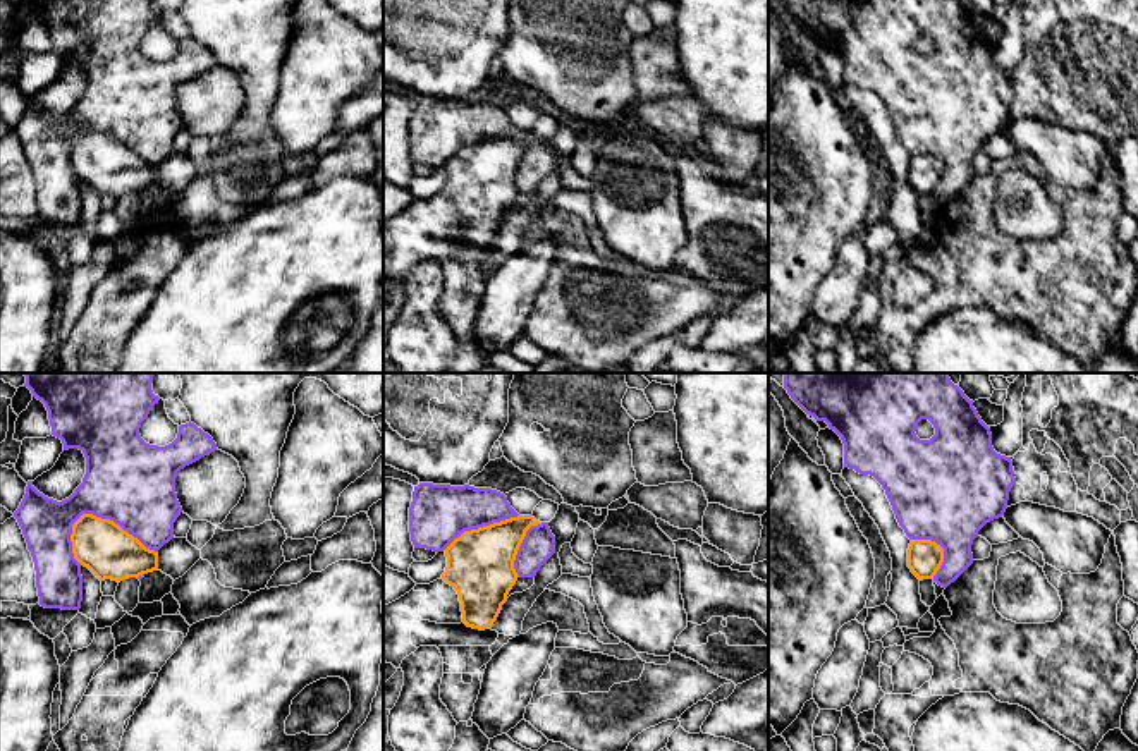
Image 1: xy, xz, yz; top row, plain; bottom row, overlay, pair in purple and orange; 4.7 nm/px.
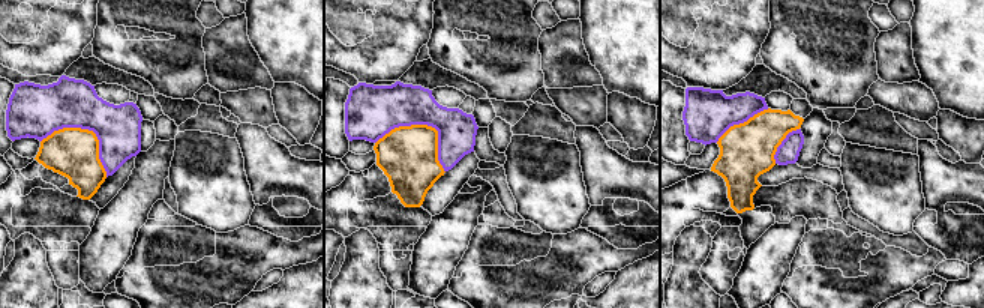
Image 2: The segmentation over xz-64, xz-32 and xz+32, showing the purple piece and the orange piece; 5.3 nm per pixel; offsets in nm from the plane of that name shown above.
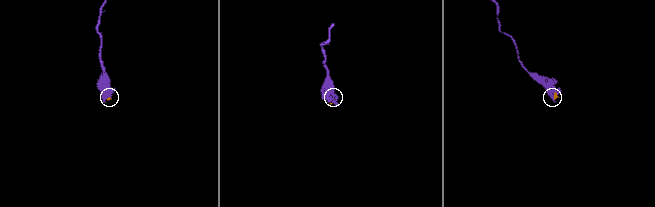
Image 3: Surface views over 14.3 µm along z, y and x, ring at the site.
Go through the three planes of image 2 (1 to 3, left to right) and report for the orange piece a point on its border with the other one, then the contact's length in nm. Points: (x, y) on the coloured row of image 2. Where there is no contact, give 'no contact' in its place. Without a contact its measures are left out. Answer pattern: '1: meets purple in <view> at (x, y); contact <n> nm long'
1: meets purple in xz-64 at (89, 129); contact 400 nm long
2: meets purple in xz-32 at (426, 123); contact 400 nm long
3: meets purple in xz+32 at (741, 122); contact 340 nm long

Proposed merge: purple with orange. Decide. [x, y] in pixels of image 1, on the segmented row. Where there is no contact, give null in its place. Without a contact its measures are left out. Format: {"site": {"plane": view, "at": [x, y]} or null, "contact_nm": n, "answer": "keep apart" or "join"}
{"site": {"plane": "xy", "at": [114, 521]}, "contact_nm": 420, "answer": "keep apart"}

